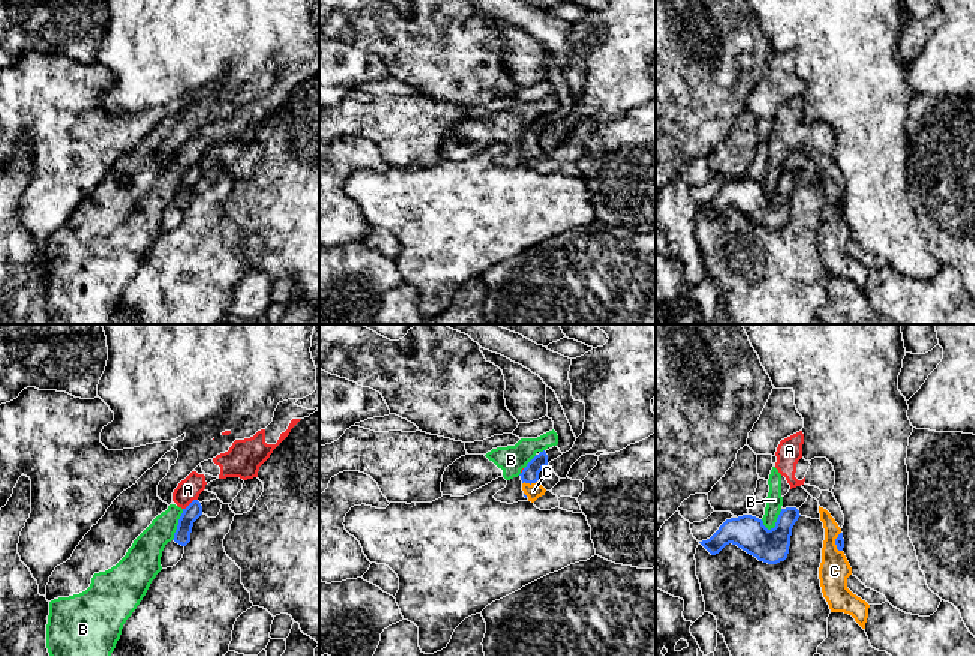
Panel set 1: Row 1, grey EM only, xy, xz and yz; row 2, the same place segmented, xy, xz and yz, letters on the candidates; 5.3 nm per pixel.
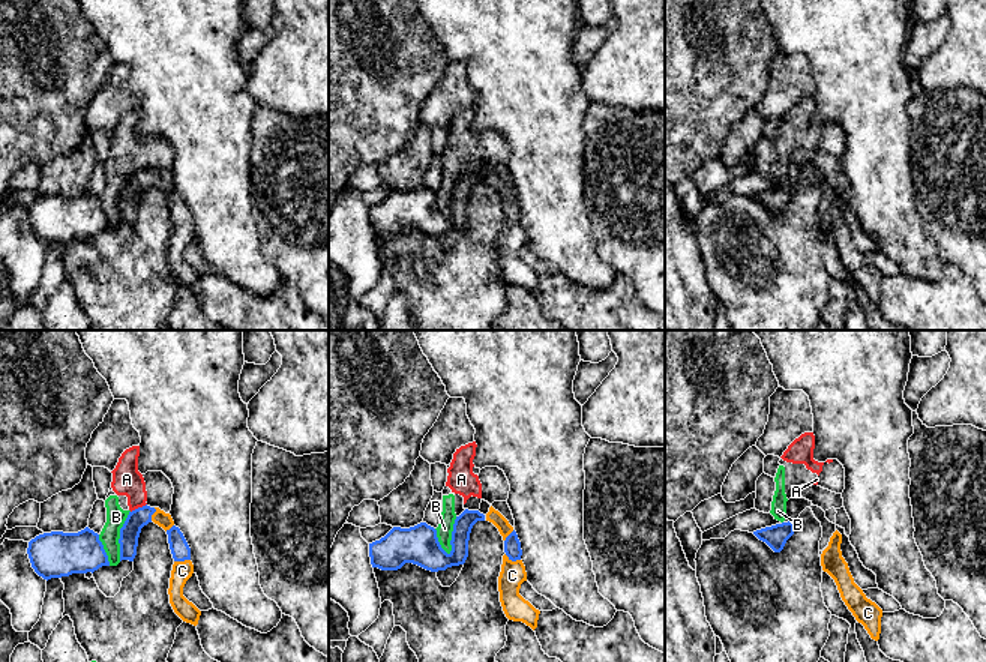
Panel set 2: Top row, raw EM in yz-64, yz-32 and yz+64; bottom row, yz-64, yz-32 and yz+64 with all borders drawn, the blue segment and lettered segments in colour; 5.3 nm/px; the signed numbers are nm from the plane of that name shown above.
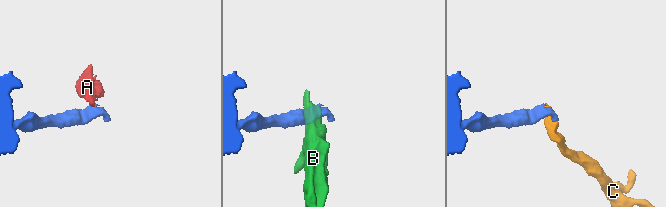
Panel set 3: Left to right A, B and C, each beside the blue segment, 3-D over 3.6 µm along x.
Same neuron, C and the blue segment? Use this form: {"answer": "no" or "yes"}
{"answer": "yes"}

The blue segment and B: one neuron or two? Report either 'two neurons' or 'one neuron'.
two neurons

